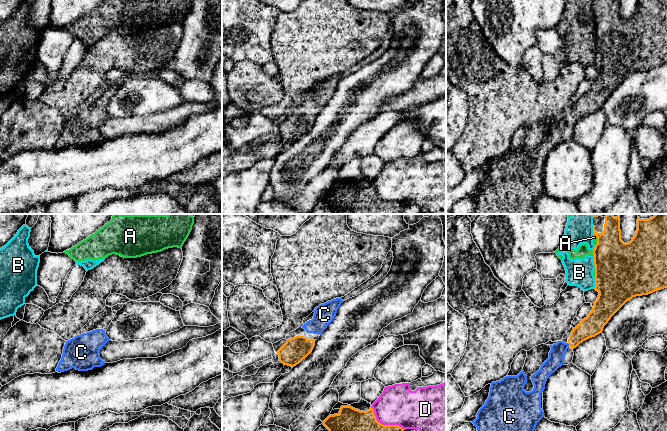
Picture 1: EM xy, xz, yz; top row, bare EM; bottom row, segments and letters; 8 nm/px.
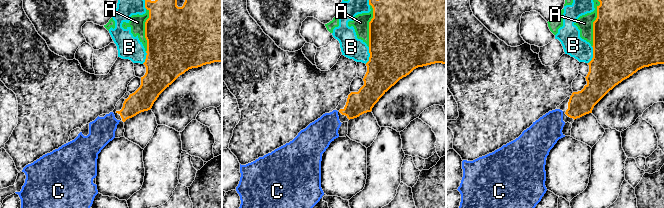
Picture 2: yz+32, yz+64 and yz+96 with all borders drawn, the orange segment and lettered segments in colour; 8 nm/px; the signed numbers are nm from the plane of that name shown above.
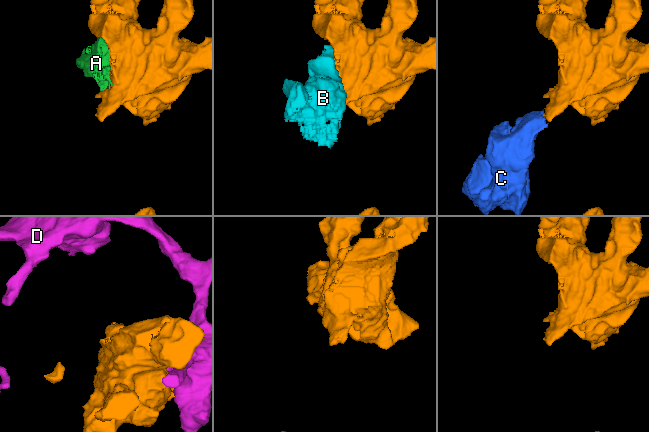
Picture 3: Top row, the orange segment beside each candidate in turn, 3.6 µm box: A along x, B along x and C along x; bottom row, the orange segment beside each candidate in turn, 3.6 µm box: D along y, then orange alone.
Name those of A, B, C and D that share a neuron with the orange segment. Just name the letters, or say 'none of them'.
C

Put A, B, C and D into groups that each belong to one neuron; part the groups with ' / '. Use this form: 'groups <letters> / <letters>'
groups A B / C / D

